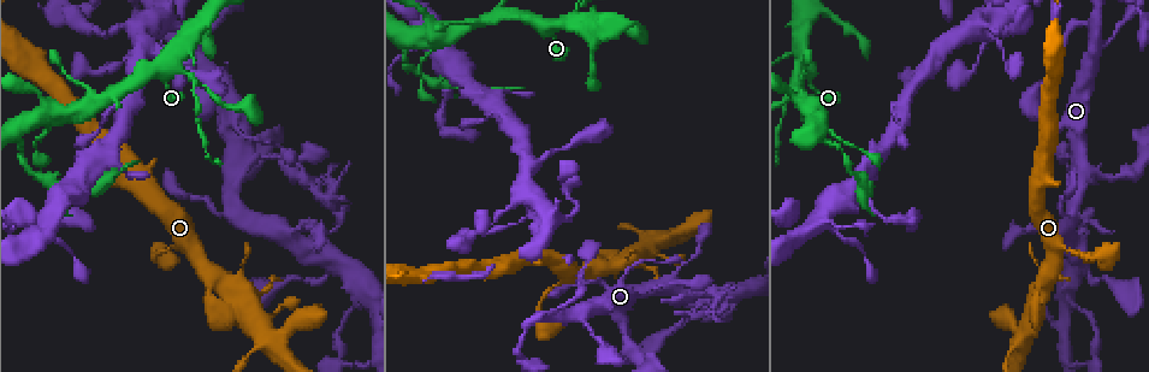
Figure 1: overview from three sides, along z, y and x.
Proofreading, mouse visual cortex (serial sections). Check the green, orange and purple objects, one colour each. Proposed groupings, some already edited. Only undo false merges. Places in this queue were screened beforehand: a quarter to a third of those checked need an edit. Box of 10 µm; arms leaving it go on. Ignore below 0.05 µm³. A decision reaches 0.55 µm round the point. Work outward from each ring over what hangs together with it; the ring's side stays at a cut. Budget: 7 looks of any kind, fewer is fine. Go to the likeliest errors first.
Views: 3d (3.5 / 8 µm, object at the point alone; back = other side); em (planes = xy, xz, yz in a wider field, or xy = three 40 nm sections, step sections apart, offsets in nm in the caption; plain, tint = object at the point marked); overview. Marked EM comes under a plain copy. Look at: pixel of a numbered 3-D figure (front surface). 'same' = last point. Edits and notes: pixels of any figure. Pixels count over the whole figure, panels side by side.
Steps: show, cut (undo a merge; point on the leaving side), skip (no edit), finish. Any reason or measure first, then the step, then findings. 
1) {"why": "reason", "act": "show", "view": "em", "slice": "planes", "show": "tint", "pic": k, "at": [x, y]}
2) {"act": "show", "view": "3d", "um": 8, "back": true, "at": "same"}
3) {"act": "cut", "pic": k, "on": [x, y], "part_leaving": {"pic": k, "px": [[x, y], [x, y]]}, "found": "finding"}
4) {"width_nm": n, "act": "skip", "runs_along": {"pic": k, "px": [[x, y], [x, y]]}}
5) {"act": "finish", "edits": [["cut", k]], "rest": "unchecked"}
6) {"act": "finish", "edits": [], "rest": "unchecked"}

{"why": "thick turns thin", "act": "show", "view": "3d", "um": 8, "pic": 1, "at": [799, 71]}

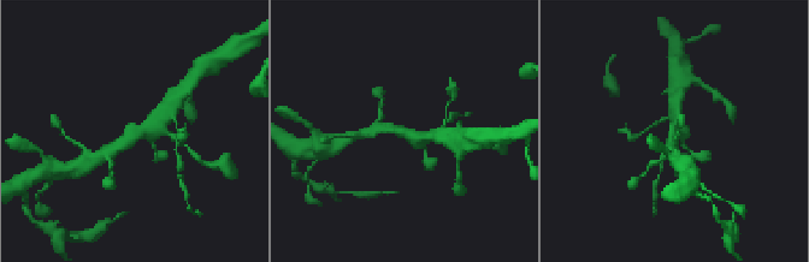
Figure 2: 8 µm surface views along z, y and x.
{"arms": 4, "arm_widths_nm": [100, 300, 300, 350], "why": "now the EM", "act": "show", "view": "em", "slice": "planes", "show": "tint", "at": "same"}

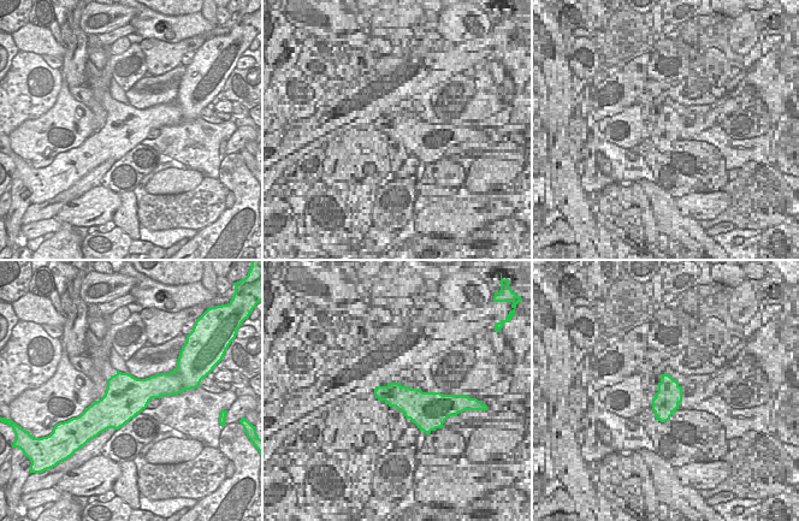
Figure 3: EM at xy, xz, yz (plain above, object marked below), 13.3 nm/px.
{"act": "skip", "found": "one cell here"}

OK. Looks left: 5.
{"why": "sudden change in width", "act": "show", "view": "3d", "um": 3.5, "pic": 1, "at": [557, 316]}

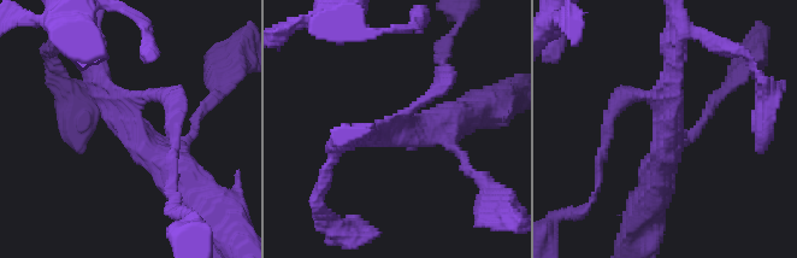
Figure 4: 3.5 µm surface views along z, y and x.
{"why": "need the tissue", "act": "show", "view": "em", "slice": "xy", "step": 3, "show": "tint", "pic": 4, "at": [670, 117]}

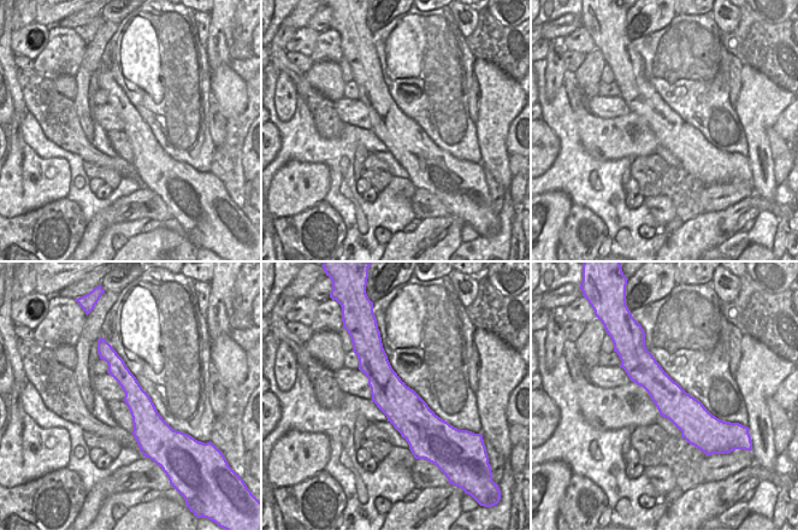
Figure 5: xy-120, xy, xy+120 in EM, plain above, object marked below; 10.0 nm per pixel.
{"arm_widths_nm": [150, 250, 400], "act": "skip", "runs_along": {"pic": 4, "px": [[183, 175], [139, 139], [87, 50]]}, "found": "continuous, no second cell"}

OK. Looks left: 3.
{"why": "calibre changes", "act": "show", "view": "3d", "um": 3.5, "pic": 1, "at": [866, 193]}

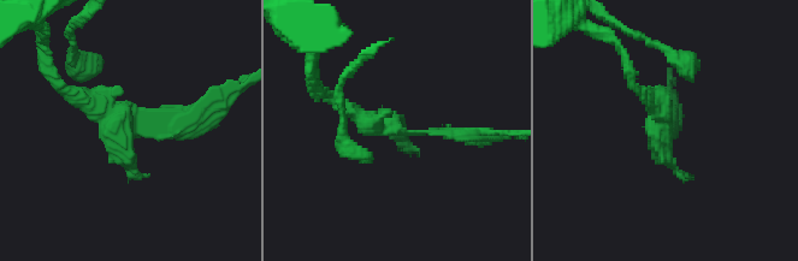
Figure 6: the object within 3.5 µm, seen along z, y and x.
{"act": "show", "view": "em", "slice": "xy", "step": 2, "show": "tint", "pic": 6, "at": [147, 125]}

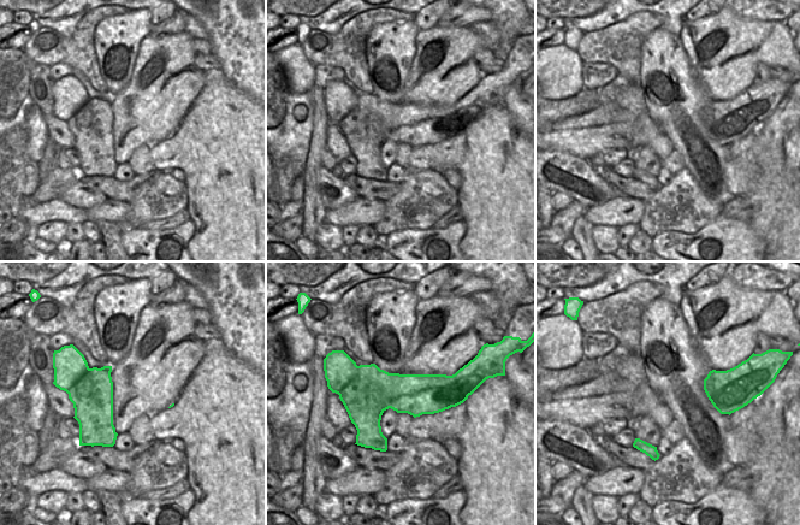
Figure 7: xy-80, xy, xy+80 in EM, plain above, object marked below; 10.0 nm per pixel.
{"act": "cut", "pic": 6, "on": [129, 153], "part_leaving": {"pic": 6, "px": [[110, 114], [183, 125], [220, 99]]}, "found": "a second cell is stuck on"}

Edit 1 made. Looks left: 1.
{"act": "finish", "edits": [["cut", 6]], "rest": "unchecked"}

